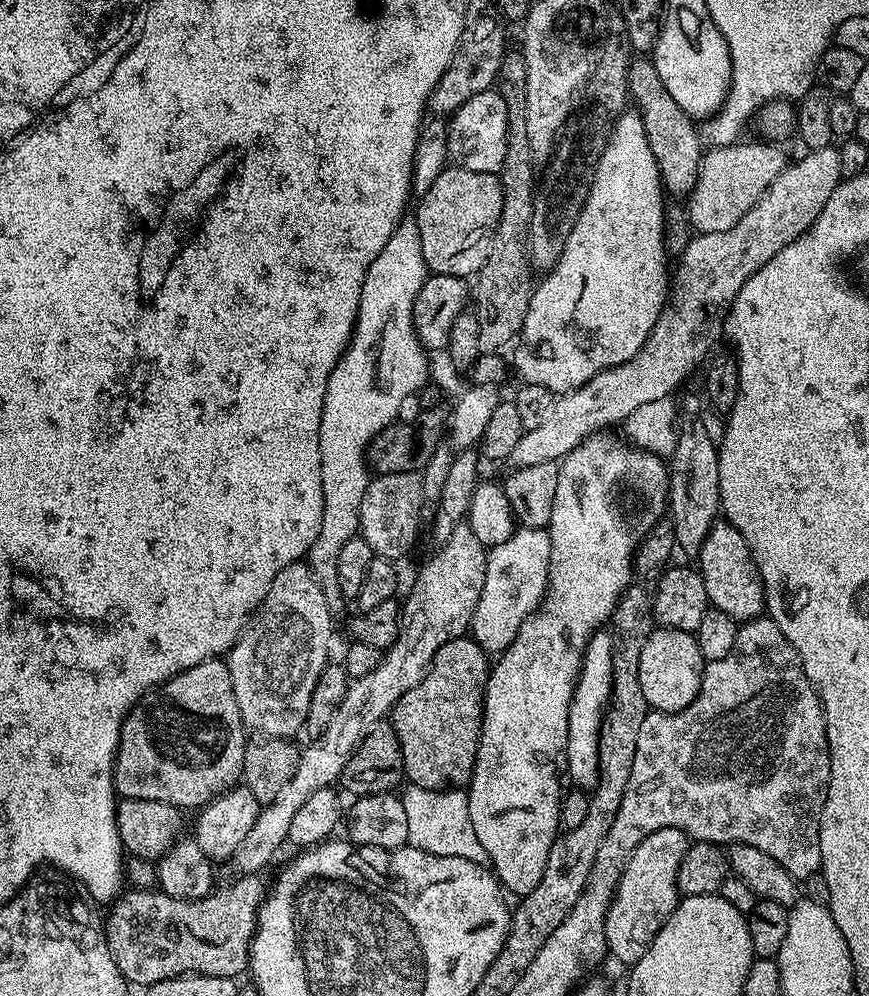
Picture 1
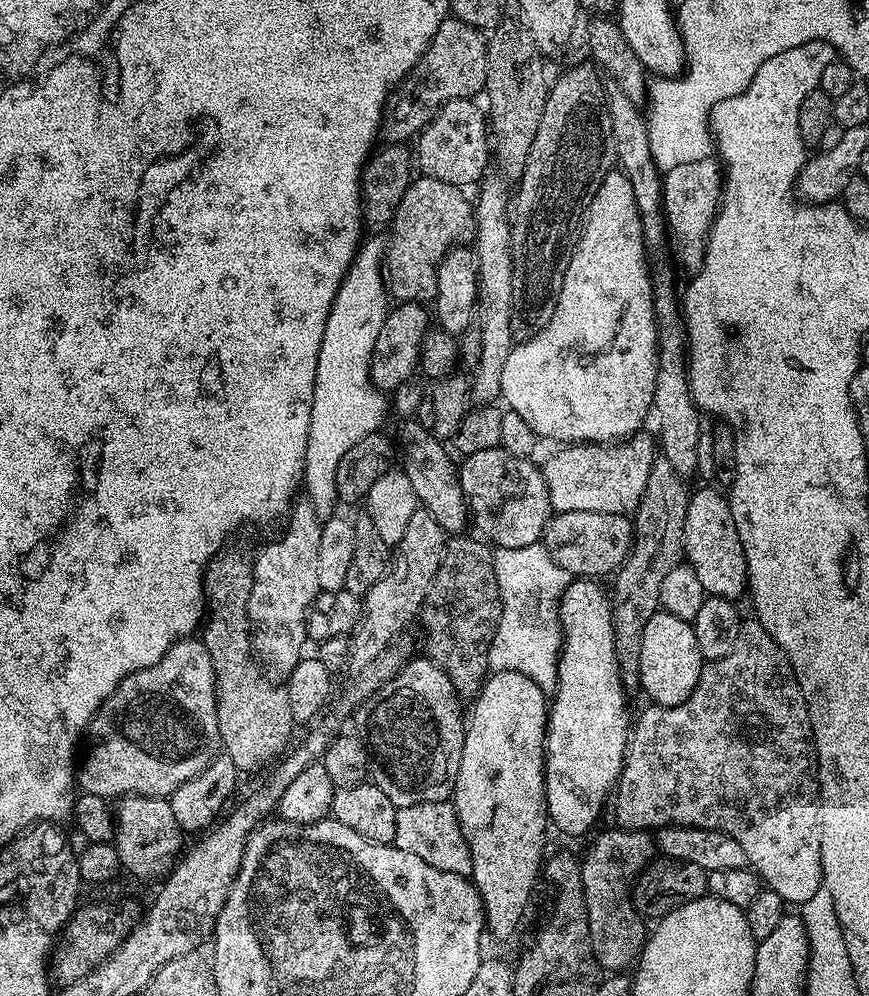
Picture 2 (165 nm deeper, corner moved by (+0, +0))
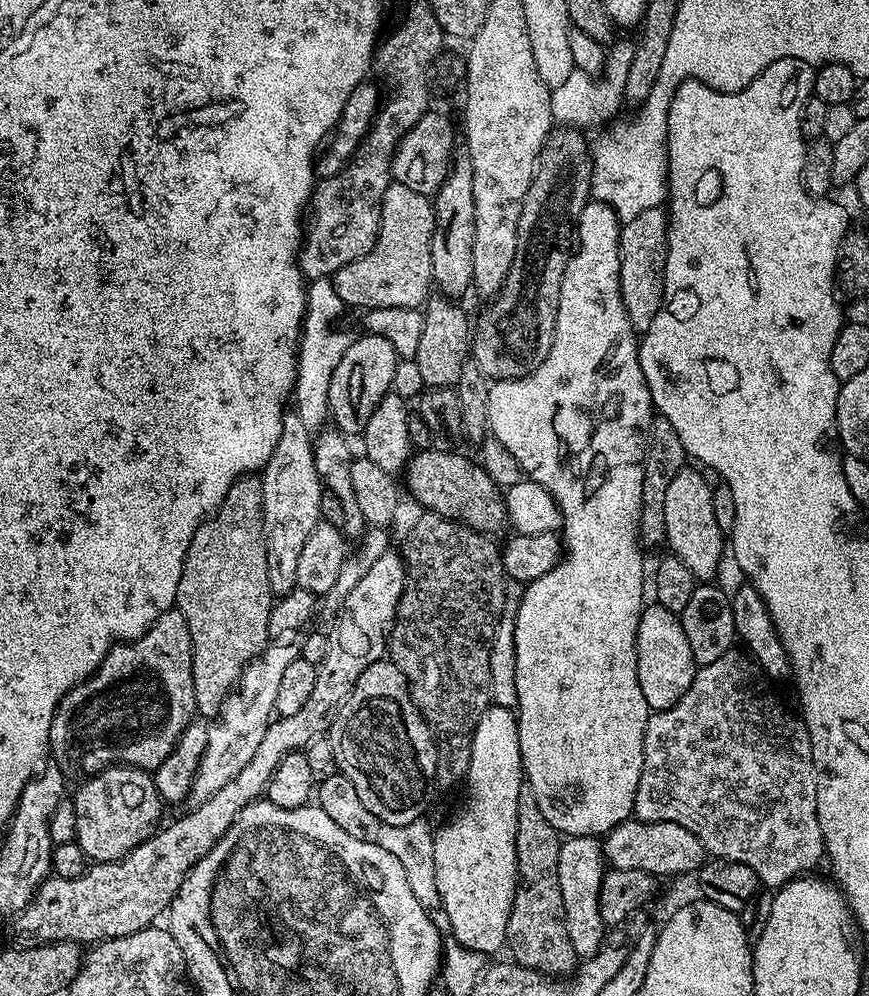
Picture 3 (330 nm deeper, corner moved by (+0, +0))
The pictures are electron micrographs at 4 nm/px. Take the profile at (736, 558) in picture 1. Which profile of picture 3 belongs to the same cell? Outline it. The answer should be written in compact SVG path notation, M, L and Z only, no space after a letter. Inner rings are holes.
M691 466L680 469L678 474L674 474L670 486L666 486L666 534L664 539L671 555L677 556L693 572L697 581L708 582L713 579L712 575L720 568L720 559L726 556L726 534L718 526L717 519L714 518L714 507L711 502L713 485L708 484L708 480L700 472L695 472Z

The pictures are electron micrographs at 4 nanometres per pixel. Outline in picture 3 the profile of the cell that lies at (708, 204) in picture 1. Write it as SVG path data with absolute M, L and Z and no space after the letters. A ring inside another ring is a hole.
M663 207L648 209L622 224L620 229L620 293L633 328L642 334L654 322L664 297L664 249L666 212Z

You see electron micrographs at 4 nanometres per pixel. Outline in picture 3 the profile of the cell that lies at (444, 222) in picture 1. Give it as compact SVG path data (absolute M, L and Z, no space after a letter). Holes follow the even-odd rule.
M393 182L382 198L380 233L374 250L350 262L350 266L342 266L342 270L331 277L332 285L338 290L338 298L342 298L349 309L420 308L429 299L428 288L433 287L430 246L435 225L432 200Z

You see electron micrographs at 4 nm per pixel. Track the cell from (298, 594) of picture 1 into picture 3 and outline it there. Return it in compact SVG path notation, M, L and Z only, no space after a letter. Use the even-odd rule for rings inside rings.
M292 410L284 417L282 434L278 434L278 446L274 446L274 454L266 462L259 477L262 486L262 502L264 503L264 537L266 538L266 562L268 563L268 573L270 574L270 586L273 593L283 594L296 587L298 578L298 554L302 554L302 546L306 546L306 538L314 530L314 526L319 524L320 507L325 494L325 487L320 482L320 475L314 466L314 443L313 433L306 430L302 418Z

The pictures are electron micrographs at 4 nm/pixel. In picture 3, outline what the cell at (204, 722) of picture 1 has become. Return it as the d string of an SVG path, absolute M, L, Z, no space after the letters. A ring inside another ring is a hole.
M173 606L169 612L163 612L140 639L113 644L95 672L81 684L75 684L62 697L50 722L50 756L56 759L53 760L55 767L68 778L80 778L118 764L154 770L162 762L166 762L182 730L186 730L186 726L196 715L192 635L186 626L186 618L179 608Z

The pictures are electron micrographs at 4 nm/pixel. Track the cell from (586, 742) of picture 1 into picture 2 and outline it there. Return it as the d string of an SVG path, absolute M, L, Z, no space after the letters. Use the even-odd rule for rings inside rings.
M543 543L496 548L494 578L498 580L500 621L490 641L488 667L492 672L526 674L545 694L556 691L556 663L560 660L560 599L570 583L568 572L550 558Z

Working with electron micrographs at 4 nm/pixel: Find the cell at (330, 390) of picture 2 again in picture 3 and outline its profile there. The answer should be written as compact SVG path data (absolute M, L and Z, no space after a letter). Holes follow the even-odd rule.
M331 279L313 280L307 285L307 289L308 309L304 311L304 329L300 331L300 352L296 356L294 411L298 418L302 418L306 430L316 434L325 427L324 423L329 423L330 378L334 378L334 370L338 367L338 362L342 362L342 354L346 354L350 336L335 328L336 319L346 312L346 306L342 298L338 298L338 290L332 285Z

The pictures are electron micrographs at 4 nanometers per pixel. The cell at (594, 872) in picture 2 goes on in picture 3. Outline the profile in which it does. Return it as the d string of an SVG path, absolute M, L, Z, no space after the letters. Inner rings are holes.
M569 836L558 850L558 886L562 890L562 906L566 930L570 934L570 946L574 946L577 957L593 956L604 942L606 925L600 913L600 887L604 881L606 861L601 841L594 836Z

